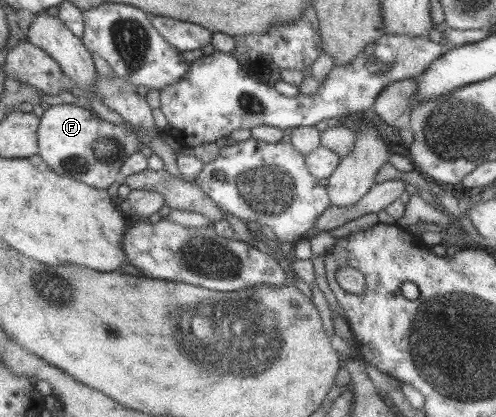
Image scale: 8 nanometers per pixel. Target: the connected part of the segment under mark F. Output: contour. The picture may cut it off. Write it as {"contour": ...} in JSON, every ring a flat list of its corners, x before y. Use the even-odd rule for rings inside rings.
{"contour":[[57,104,44,106,44,113,39,117,37,127,38,155,44,163,53,169,58,175,71,177,76,181,81,181,90,187,106,190,109,185,119,177,119,167,121,163,132,153,142,153,149,157,152,153,142,139,122,124,114,125,96,116,91,108,86,106,78,107,78,104]]}

